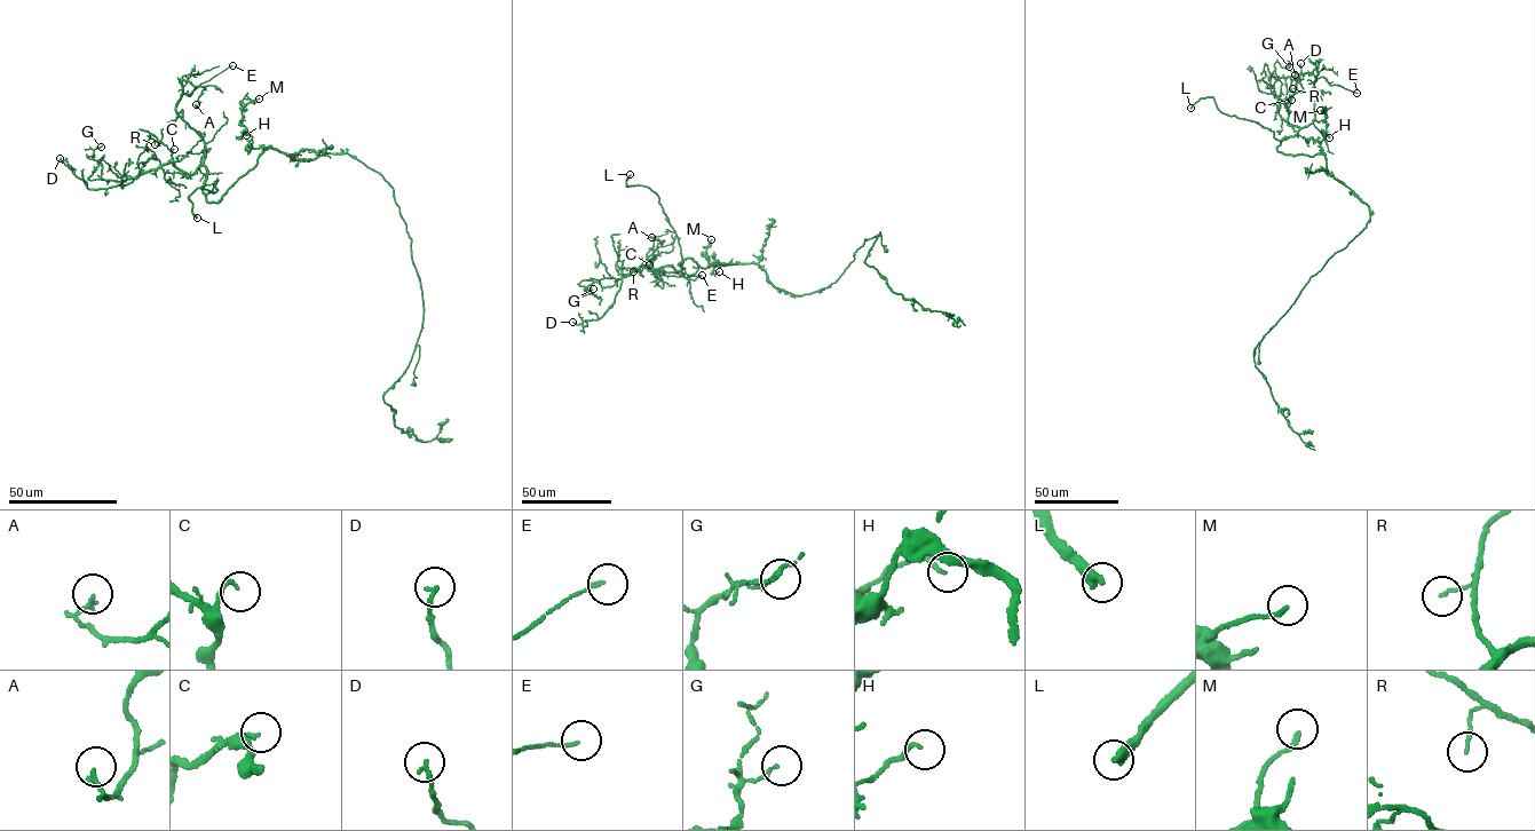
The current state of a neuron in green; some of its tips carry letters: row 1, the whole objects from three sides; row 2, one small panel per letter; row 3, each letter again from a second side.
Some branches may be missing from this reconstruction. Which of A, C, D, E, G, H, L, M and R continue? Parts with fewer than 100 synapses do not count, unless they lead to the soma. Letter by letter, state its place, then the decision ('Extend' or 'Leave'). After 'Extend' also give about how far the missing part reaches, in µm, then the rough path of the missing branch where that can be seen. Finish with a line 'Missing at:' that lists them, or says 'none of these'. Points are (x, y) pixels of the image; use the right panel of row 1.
A: Place: (1295, 74). Leave
C: Place: (1291, 100). Leave
D: Place: (1300, 63). Leave
E: Place: (1357, 93). Leave
G: Place: (1289, 66). Leave
H: Place: (1329, 137). Leave
L: Place: (1191, 108). Extend. Missing length about 9 µm
M: Place: (1320, 110). Leave
R: Place: (1292, 88). Leave
Missing at: L

